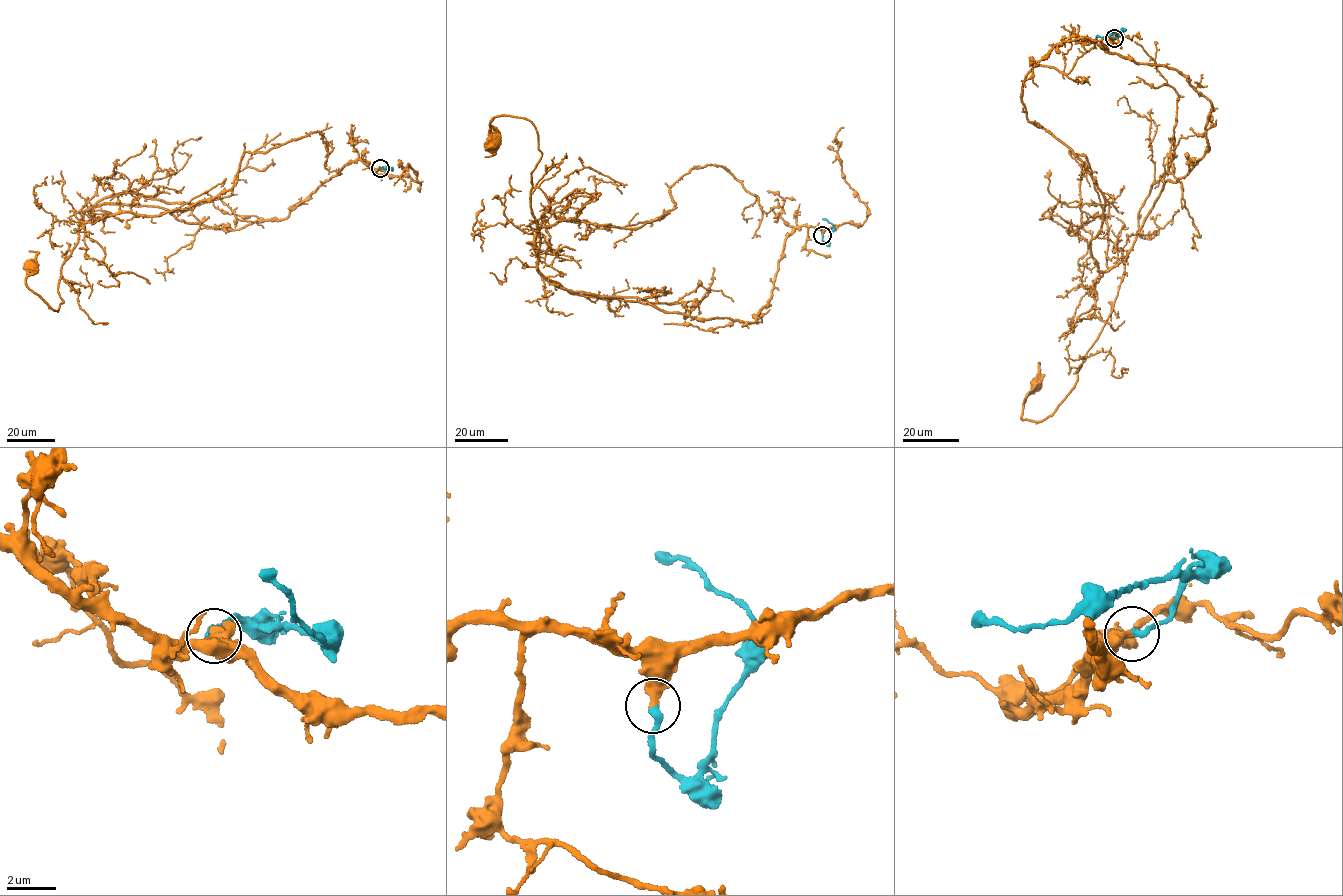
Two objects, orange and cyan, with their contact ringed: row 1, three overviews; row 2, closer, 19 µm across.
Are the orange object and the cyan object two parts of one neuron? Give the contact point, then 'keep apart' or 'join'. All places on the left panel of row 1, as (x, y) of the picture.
place (380, 168); join

